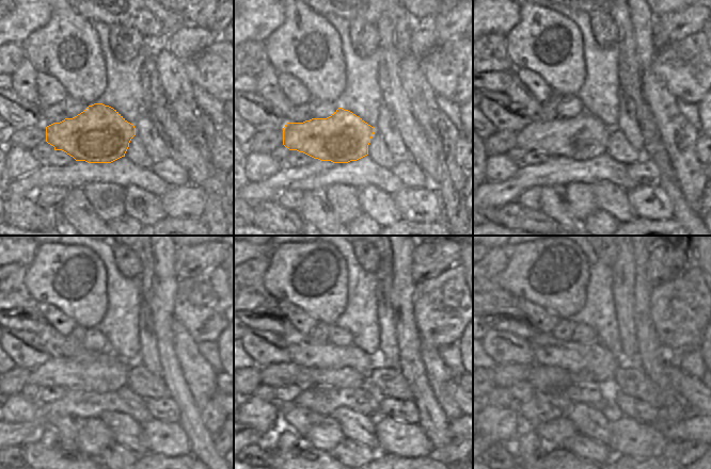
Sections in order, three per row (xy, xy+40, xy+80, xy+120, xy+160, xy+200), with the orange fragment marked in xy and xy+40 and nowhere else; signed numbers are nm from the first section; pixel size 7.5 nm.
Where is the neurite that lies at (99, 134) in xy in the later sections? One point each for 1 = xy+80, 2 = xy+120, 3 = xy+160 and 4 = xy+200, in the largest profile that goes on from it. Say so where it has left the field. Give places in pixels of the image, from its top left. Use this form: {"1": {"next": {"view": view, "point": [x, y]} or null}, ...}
{"1": {"next": {"view": "xy+80", "point": [584, 136]}}, "2": {"next": {"view": "xy+120", "point": [109, 373]}}, "3": {"next": {"view": "xy+160", "point": [275, 374]}}, "4": {"next": {"view": "xy+200", "point": [507, 374]}}}

